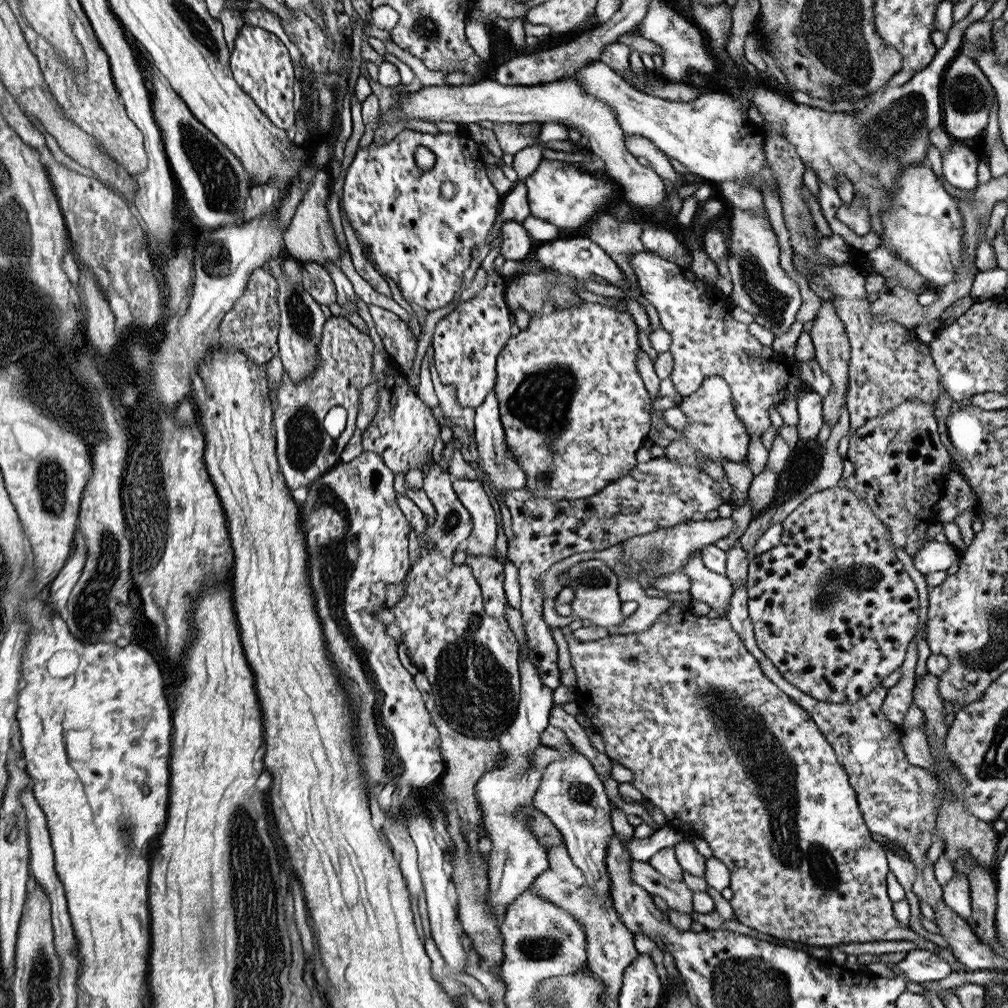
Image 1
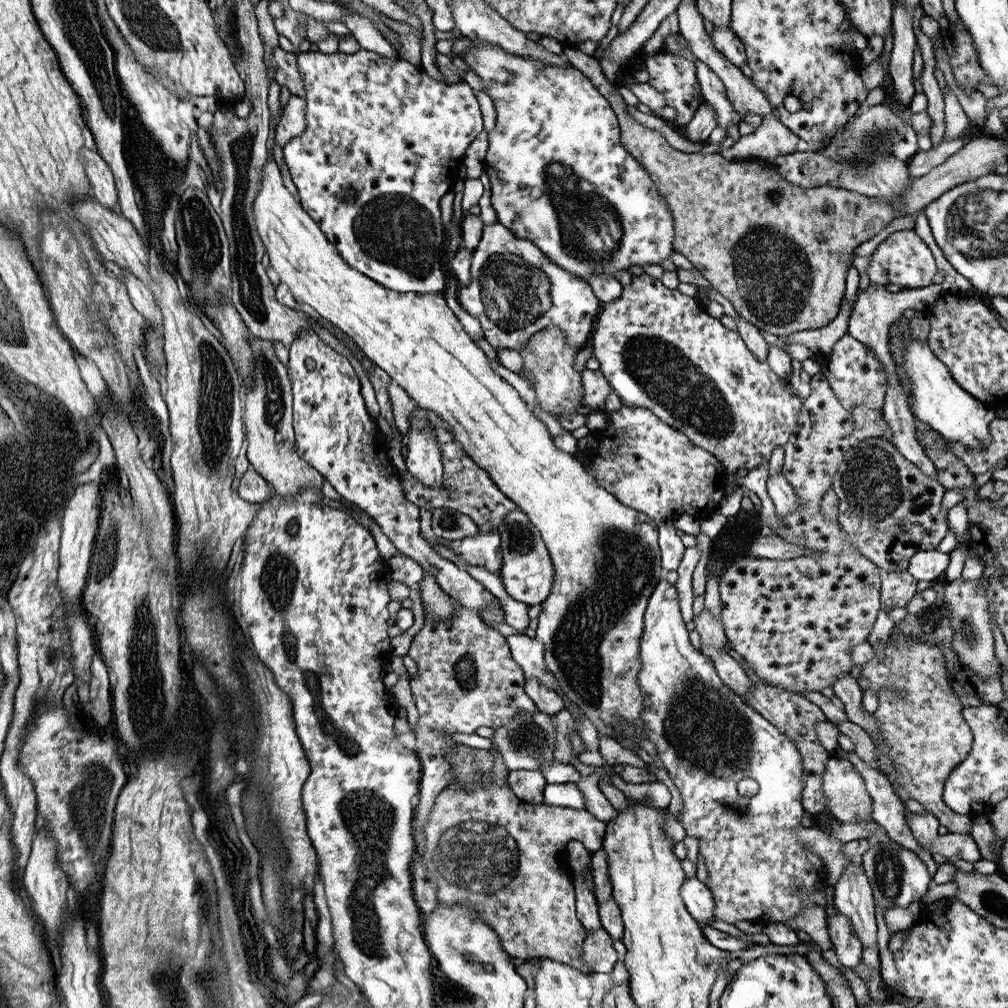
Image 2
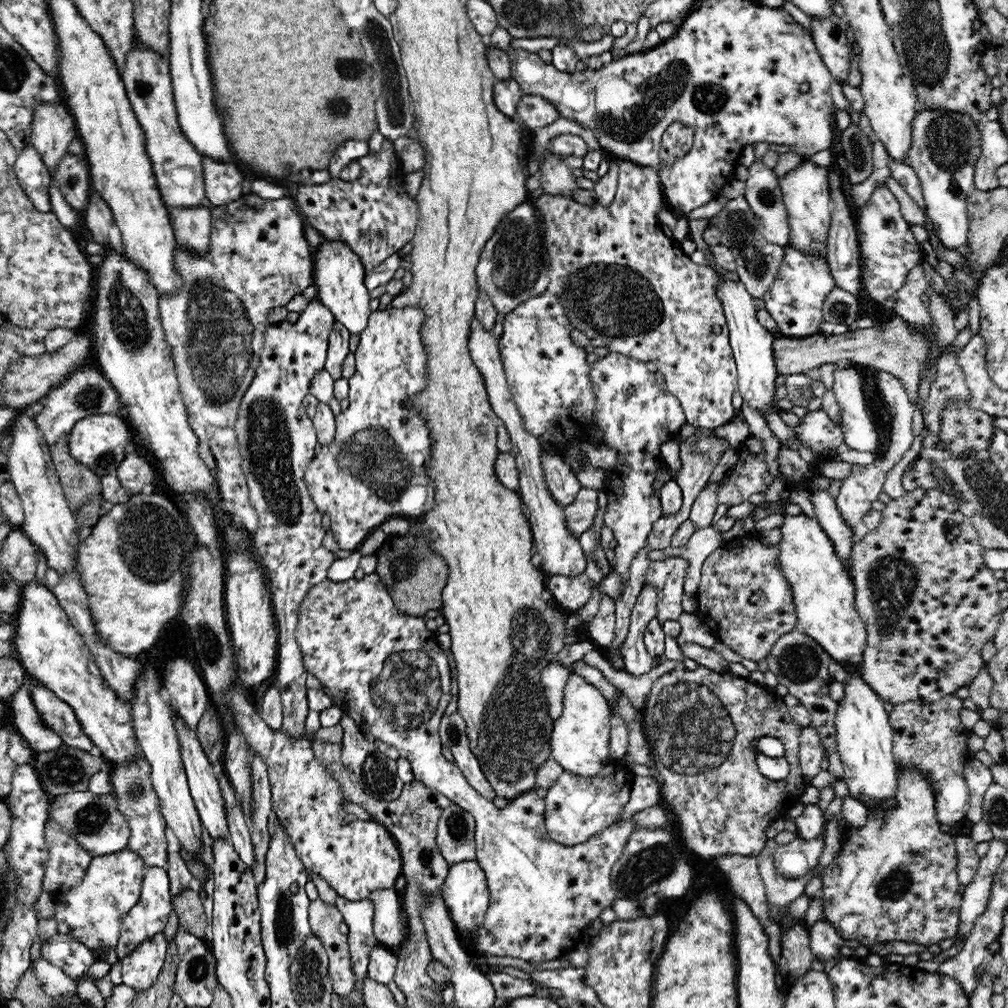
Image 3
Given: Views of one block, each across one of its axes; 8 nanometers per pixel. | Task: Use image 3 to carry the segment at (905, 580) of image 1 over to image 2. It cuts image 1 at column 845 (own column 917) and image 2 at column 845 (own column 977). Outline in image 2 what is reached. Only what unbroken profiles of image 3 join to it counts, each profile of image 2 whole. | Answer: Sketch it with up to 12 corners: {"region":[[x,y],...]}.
{"region":[[823,374],[781,474],[799,508],[719,580],[757,678],[821,692],[855,668],[883,570],[823,516],[853,416]]}

